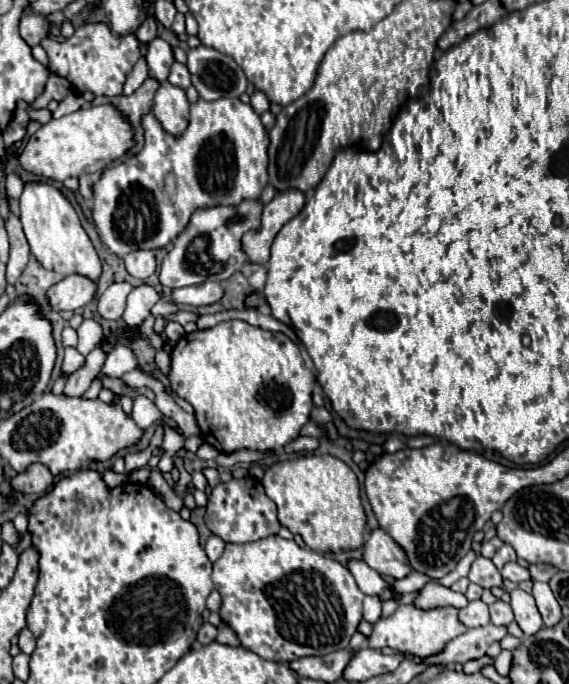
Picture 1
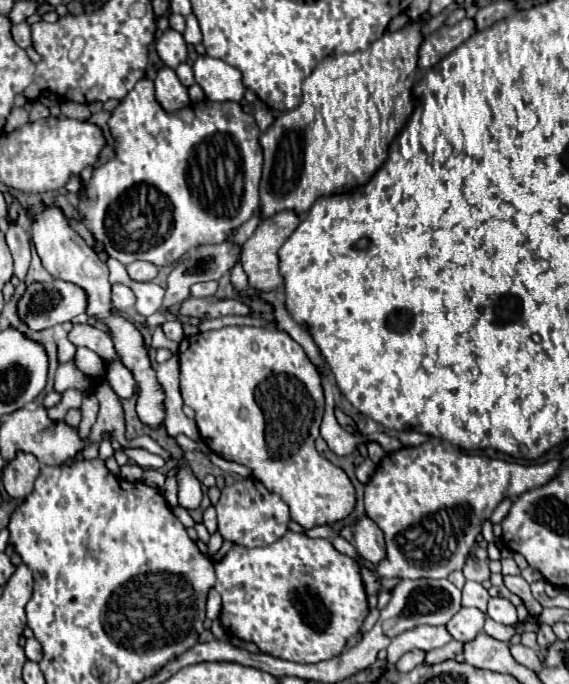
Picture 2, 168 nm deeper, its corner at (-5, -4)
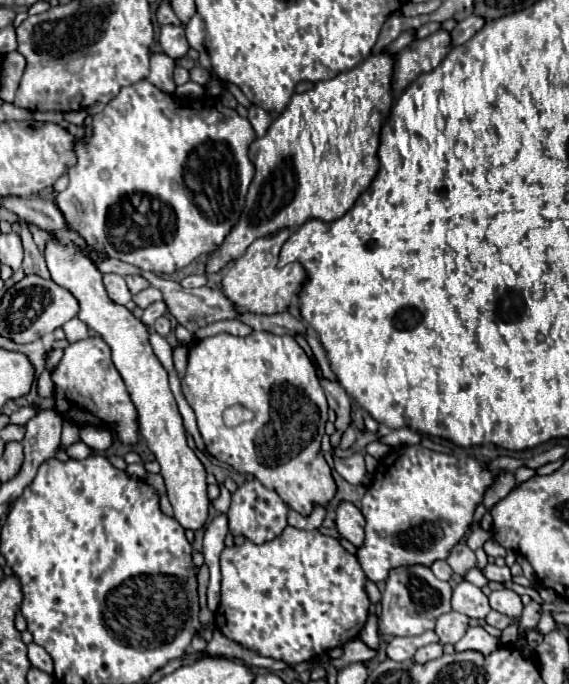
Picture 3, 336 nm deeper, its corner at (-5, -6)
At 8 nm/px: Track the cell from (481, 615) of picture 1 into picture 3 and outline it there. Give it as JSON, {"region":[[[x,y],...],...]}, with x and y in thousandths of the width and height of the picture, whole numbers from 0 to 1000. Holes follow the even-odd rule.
{"region":[[[789,893],[789,899],[775,899],[775,905],[768,905],[768,917],[764,925],[772,928],[775,940],[803,940],[824,920],[824,902],[810,899],[803,893]]]}

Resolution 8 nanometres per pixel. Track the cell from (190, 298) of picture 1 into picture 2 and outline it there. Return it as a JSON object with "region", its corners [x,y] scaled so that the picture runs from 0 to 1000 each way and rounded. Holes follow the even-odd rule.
{"region":[[[364,411],[364,414],[346,414],[336,420],[339,434],[371,434],[381,425],[381,411]]]}

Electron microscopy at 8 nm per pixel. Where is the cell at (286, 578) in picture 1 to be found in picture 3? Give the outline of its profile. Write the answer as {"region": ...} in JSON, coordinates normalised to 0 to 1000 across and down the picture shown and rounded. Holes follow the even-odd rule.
{"region":[[[501,770],[501,776],[473,794],[448,797],[431,791],[424,800],[395,800],[388,808],[388,882],[378,896],[378,914],[395,931],[459,958],[518,972],[592,943],[603,946],[634,925],[649,885],[641,841],[627,814],[606,806],[592,788],[571,785],[561,776]]]}

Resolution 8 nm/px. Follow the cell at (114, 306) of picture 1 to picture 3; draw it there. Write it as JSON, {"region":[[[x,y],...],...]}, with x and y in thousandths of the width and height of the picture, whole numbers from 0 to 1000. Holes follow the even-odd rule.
{"region":[[[192,399],[181,405],[181,414],[185,414],[185,423],[188,423],[195,440],[202,440],[209,446],[223,446],[223,440],[230,440],[230,425],[213,402]]]}

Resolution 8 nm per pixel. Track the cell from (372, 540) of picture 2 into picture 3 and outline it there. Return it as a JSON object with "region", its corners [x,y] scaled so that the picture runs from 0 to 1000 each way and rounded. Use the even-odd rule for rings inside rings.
{"region":[[[599,735],[592,744],[592,776],[599,779],[603,788],[617,791],[624,800],[638,800],[641,791],[641,756],[638,750],[617,738],[617,735]]]}

